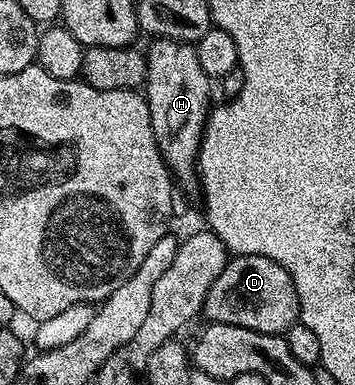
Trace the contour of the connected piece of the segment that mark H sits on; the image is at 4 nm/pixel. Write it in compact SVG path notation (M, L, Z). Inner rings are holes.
M155 38L151 47L146 47L147 55L147 80L145 83L145 97L149 104L153 136L157 140L159 150L172 179L183 190L199 190L199 149L203 133L207 127L207 115L213 109L211 102L211 86L213 80L201 68L201 60L197 60L197 52L190 42L174 42L171 38Z

